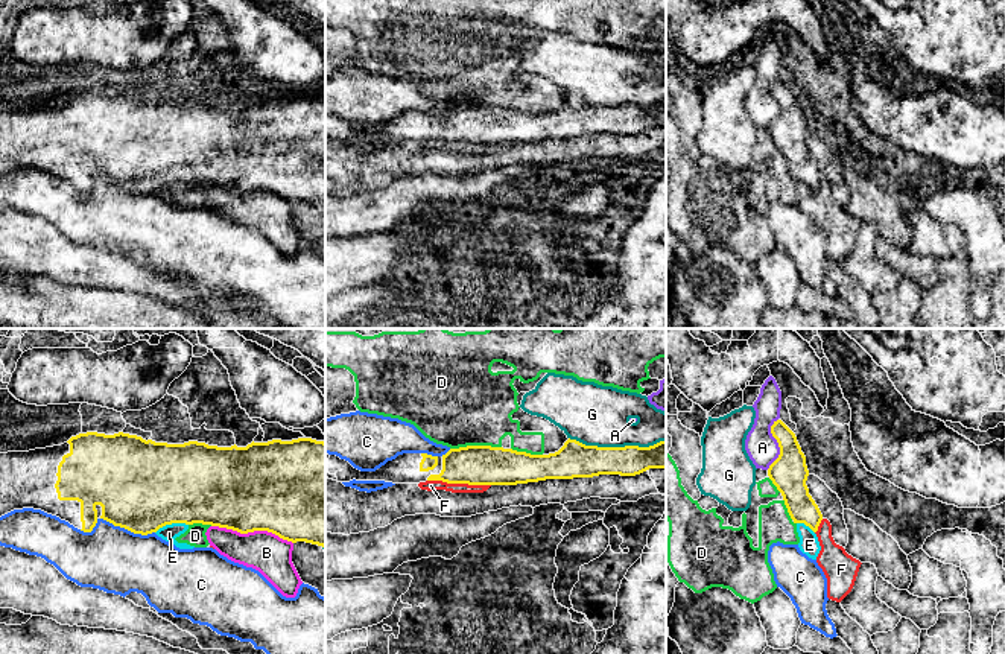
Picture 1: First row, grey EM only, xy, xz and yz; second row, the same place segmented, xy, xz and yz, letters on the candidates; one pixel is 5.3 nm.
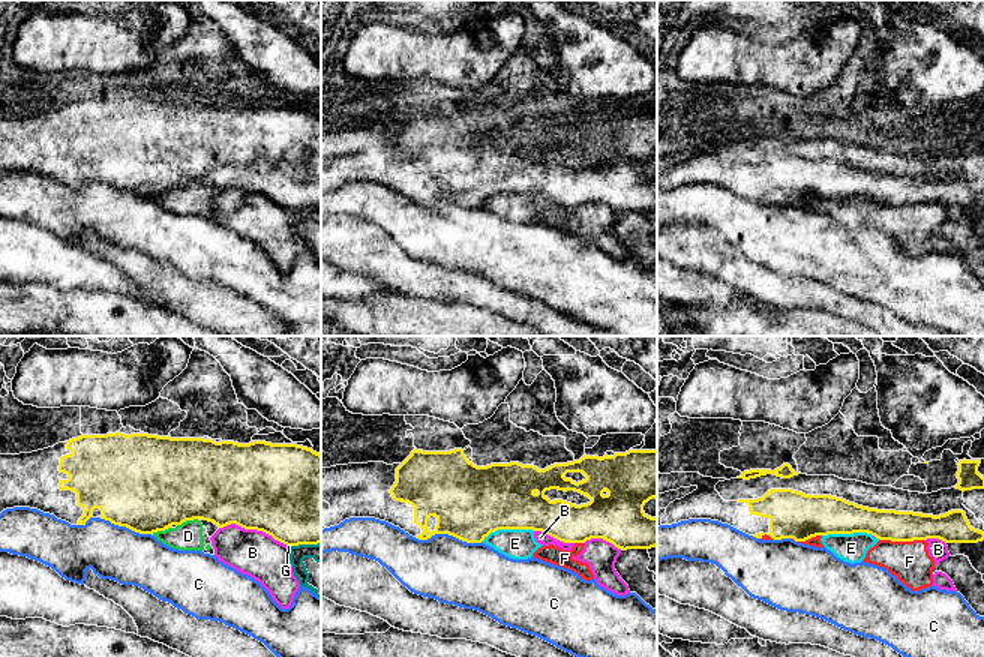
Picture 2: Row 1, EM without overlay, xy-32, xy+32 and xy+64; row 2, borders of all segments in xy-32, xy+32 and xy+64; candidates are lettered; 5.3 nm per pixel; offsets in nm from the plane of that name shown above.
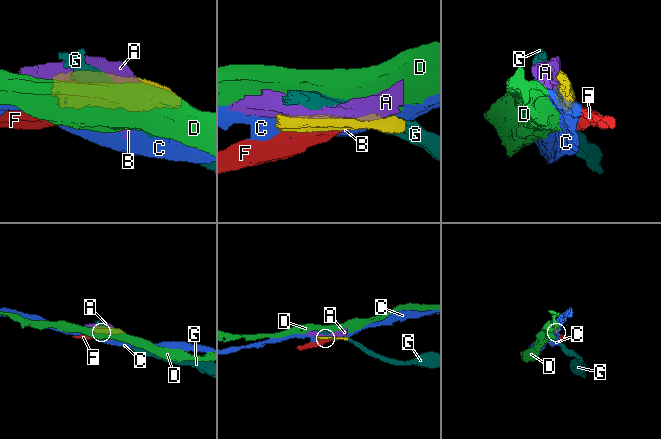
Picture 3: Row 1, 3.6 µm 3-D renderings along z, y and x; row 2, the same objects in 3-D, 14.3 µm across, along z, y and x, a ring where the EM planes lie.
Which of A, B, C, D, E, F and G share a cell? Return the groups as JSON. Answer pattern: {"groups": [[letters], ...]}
{"groups": [["A"], ["B", "E", "F"], ["C"], ["D"], ["G"]]}

